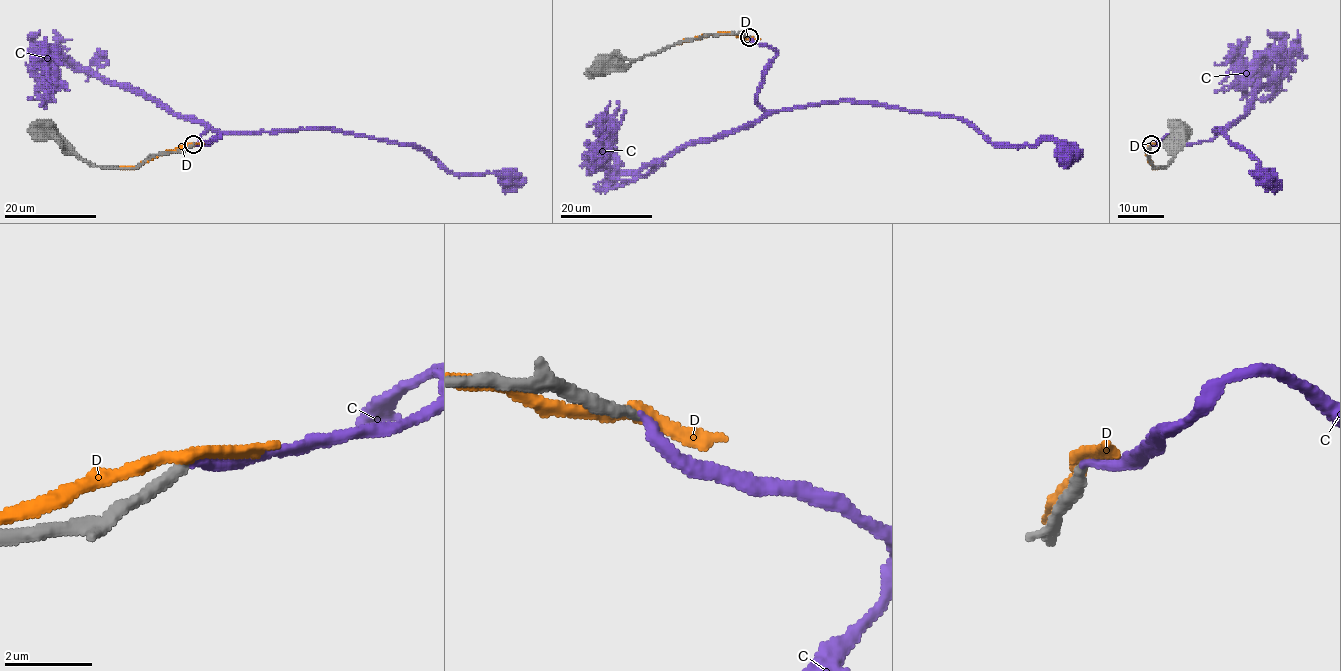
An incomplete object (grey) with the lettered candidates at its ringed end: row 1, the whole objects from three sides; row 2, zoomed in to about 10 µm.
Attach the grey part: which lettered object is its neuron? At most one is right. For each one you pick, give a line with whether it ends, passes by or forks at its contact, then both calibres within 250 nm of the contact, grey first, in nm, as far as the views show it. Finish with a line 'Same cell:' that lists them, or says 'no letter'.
C: it ends there; 280 nm thick on the grey side, 260 nm on the other
Same cell: C

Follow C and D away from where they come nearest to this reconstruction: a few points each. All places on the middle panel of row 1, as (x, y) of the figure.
C: (749, 37), (775, 50), (756, 97), (767, 112), (895, 105), (962, 118), (991, 143), (1051, 138), (1062, 161)
D: (748, 37), (714, 33), (677, 44)

